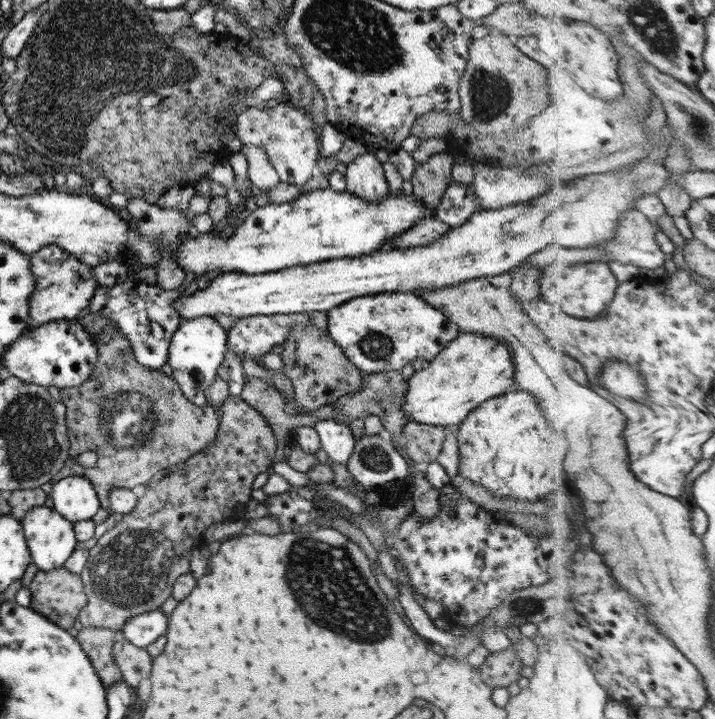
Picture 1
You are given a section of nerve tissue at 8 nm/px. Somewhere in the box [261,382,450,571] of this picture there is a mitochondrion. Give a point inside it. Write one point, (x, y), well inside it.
(372, 456)

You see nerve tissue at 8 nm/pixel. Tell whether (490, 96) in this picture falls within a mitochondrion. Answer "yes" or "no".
yes

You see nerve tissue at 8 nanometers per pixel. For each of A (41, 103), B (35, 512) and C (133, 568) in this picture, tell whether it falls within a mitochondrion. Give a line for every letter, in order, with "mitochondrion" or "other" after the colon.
A: mitochondrion
B: other
C: mitochondrion

